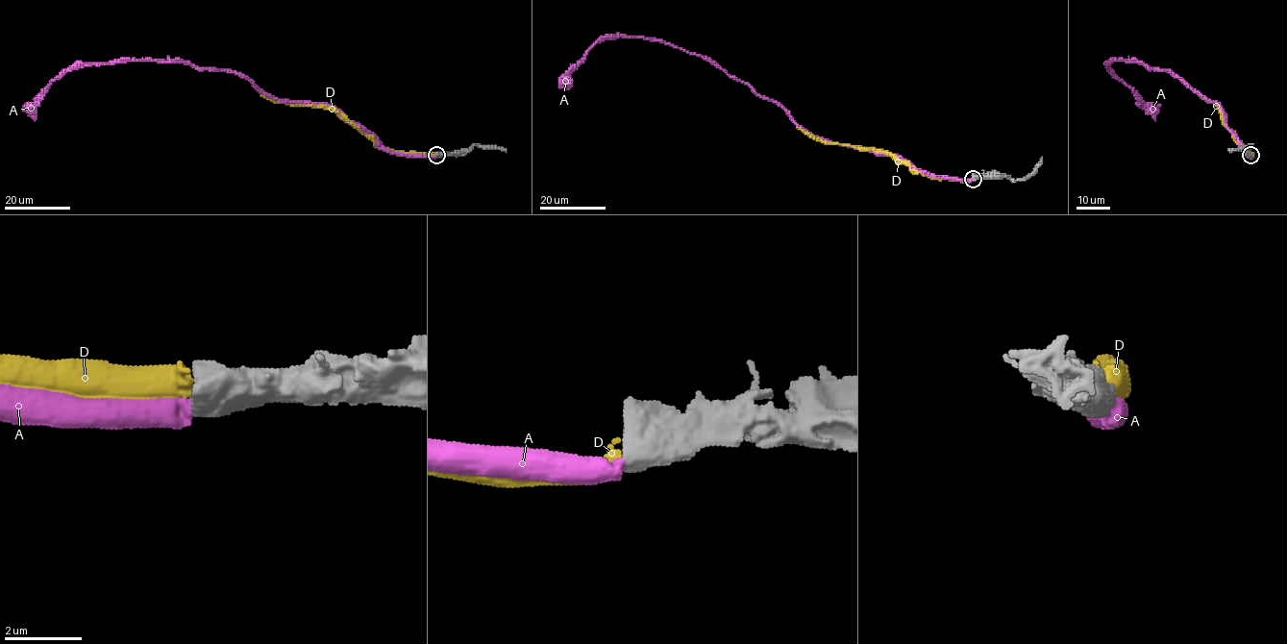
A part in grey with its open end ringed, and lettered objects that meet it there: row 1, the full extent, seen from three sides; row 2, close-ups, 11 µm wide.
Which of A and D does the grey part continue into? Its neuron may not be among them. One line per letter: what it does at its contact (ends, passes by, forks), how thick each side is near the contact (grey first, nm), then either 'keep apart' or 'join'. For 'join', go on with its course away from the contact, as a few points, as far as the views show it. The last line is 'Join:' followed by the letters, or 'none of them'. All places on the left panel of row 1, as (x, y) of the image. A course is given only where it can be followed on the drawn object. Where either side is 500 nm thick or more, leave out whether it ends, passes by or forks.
A: 900/550 nm | keep apart
D: 1000/600 nm | join | via (435, 154), (394, 153), (381, 147), (335, 111), (274, 102), (259, 94)
Join: D

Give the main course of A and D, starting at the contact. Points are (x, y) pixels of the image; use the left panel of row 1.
A: (435, 156), (398, 154), (334, 110), (278, 101), (235, 73), (174, 61), (75, 64), (35, 101), (34, 120)
D: (435, 154), (394, 153), (381, 147), (335, 111), (274, 102), (259, 94)

